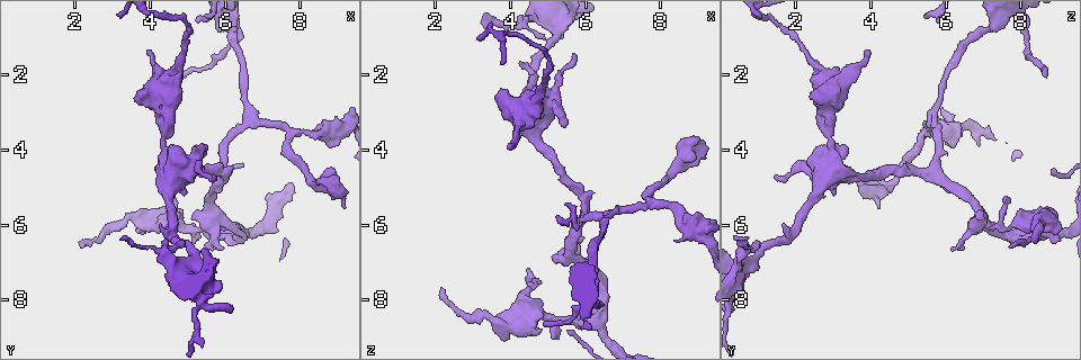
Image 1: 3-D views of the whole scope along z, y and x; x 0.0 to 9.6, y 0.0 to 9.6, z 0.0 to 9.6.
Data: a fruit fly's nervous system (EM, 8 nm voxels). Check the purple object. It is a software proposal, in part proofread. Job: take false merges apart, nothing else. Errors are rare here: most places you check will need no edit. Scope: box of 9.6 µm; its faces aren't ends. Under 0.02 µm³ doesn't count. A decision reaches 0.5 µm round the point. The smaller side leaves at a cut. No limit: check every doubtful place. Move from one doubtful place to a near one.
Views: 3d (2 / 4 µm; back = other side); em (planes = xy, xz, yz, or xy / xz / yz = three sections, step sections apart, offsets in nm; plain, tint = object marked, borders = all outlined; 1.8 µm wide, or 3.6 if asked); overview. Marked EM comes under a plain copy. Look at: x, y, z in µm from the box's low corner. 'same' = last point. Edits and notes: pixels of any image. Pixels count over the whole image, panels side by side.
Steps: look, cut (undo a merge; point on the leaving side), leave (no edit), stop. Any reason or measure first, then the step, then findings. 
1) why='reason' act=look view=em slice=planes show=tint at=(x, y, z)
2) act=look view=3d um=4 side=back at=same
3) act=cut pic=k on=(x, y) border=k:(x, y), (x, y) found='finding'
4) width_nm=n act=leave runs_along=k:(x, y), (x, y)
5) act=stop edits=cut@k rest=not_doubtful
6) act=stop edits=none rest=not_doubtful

why='four or more arms meet' act=look view=em um=3.6 slice=planes show=tint at=(4.85, 4.70, 3.05)

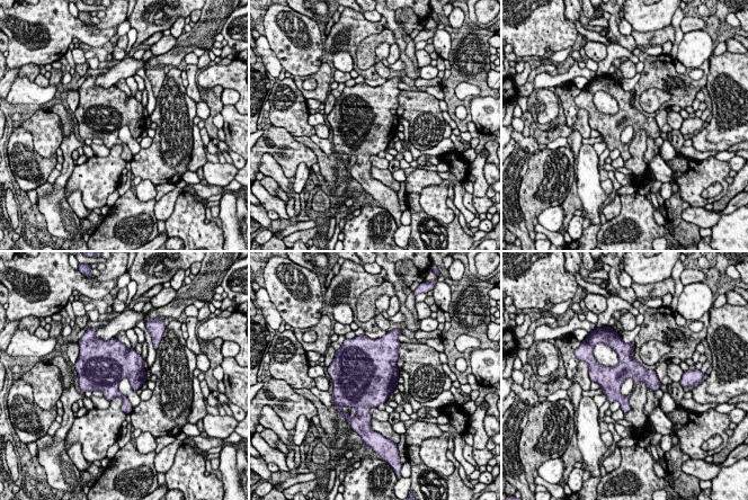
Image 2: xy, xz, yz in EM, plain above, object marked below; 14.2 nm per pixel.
act=leave runs_along=2:(595, 376), (642, 374), (657, 385) found='continuous, no second cell'

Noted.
why='closes a loop' act=look view=em slice=planes show=tint at=(4.50, 6.60, 0.70)

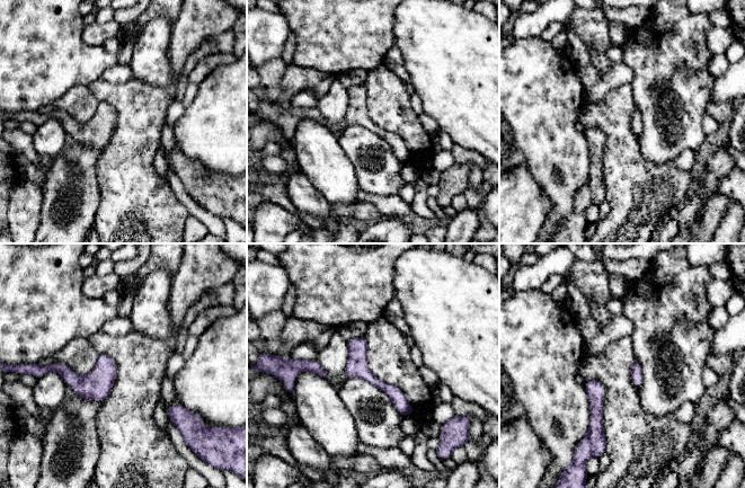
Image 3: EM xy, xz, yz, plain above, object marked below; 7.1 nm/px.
act=leave runs_along=3:(352, 342), (357, 365), (409, 411) found='all the same cell'

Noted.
why='sharp bend' act=look view=3d um=4 at=(4.25, 2.40, 2.85)

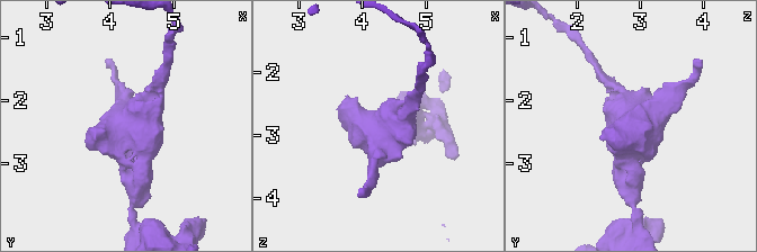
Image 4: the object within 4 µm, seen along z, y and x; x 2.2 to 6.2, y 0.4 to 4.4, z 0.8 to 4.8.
why='now the EM' act=look view=em slice=xy step=4 show=tint at=(4.25, 2.40, 2.85)

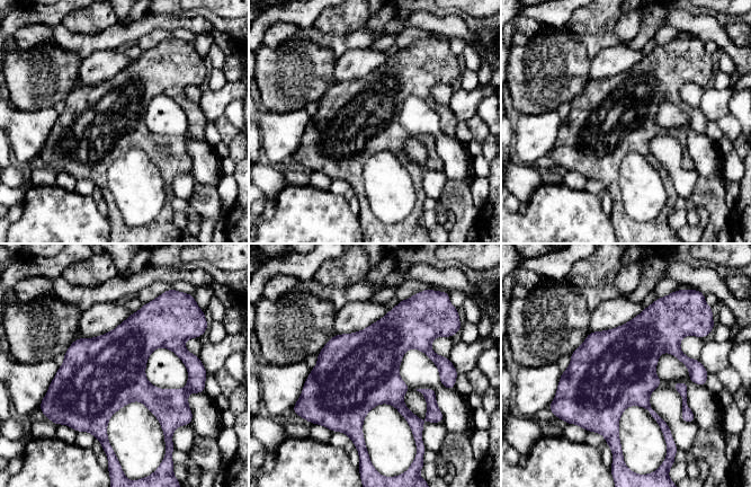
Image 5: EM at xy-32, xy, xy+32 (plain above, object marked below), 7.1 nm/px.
act=look view=em slice=planes show=tint at=same

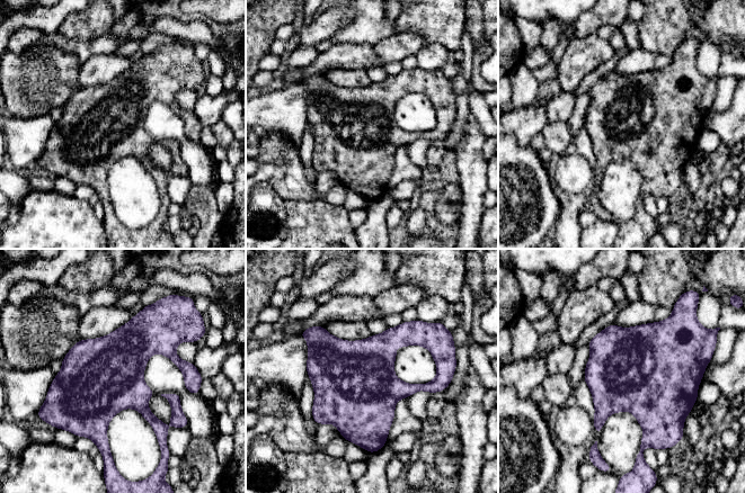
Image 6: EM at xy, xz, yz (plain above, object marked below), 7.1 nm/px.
width_nm=550 act=leave found='all the same cell'

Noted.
why='a fork' act=look view=em slice=yz step=8 show=tint at=(5.60, 5.60, 6.85)

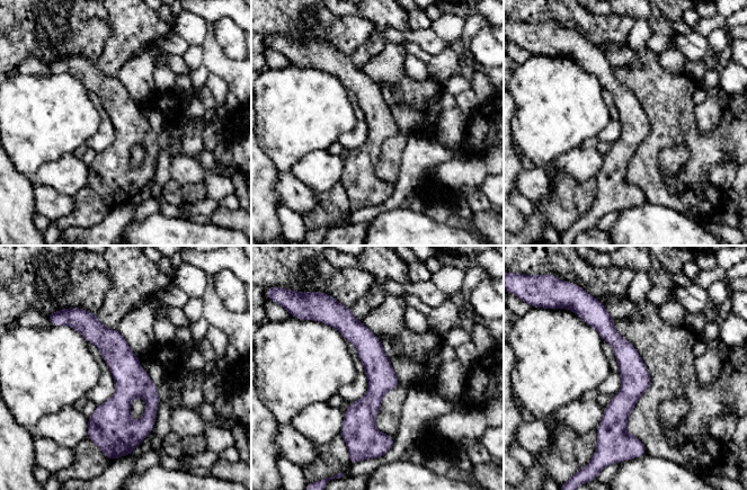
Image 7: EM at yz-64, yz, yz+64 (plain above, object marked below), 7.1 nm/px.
act=look view=em slice=planes show=tint at=same

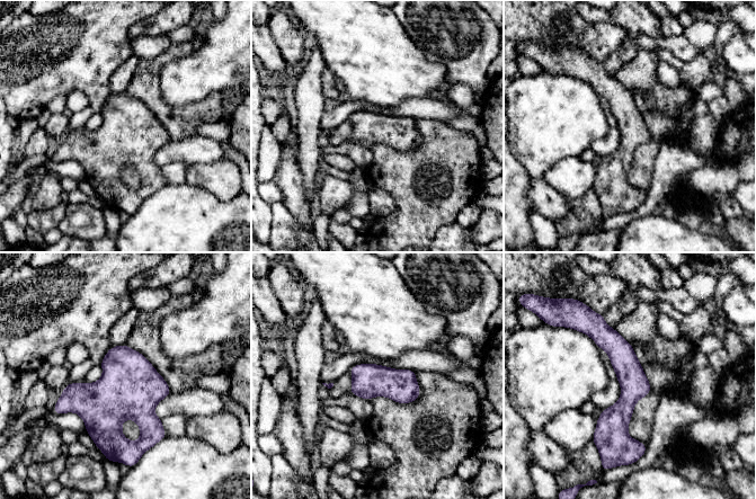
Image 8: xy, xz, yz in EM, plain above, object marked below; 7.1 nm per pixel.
act=leave runs_along=8:(599, 319), (628, 368), (624, 446) found='one cell here'

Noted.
act=stop edits=none rest=not_doubtful

